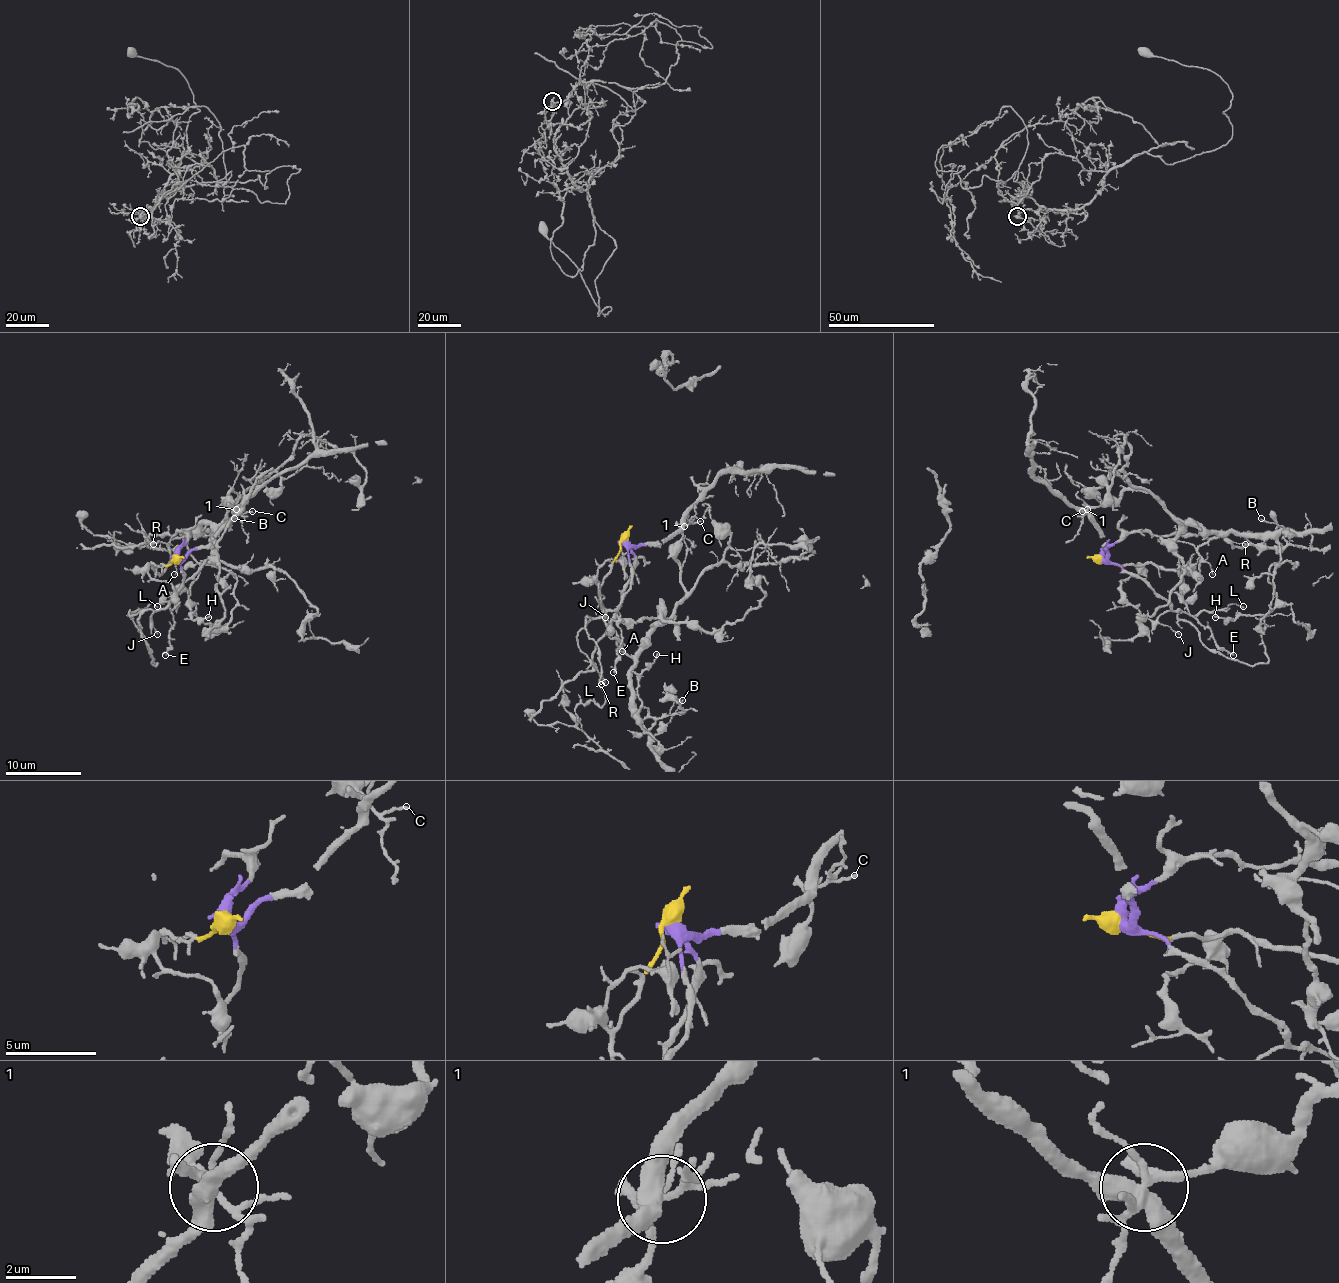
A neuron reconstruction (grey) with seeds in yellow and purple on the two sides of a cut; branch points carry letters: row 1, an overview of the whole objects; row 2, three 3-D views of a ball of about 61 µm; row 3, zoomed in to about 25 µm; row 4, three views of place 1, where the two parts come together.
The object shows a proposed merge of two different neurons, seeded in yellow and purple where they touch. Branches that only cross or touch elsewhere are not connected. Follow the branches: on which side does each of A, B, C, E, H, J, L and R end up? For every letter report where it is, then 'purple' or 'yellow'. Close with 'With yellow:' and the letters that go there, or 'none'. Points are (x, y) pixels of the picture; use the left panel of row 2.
A: at (174, 574); yellow
B: at (234, 518); yellow
C: at (252, 511); yellow
E: at (165, 655); yellow
H: at (208, 617); yellow
J: at (157, 634); purple
L: at (157, 606); purple
R: at (153, 544); purple
With yellow: A, B, C, E, H

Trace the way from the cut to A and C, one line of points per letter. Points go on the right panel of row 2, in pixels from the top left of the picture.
A: (1101, 558), (1118, 565), (1156, 563), (1165, 569), (1196, 575), (1200, 563), (1205, 561), (1213, 575)
C: (1101, 558), (1196, 575), (1198, 548), (1217, 535), (1181, 524), (1141, 490), (1082, 510)

